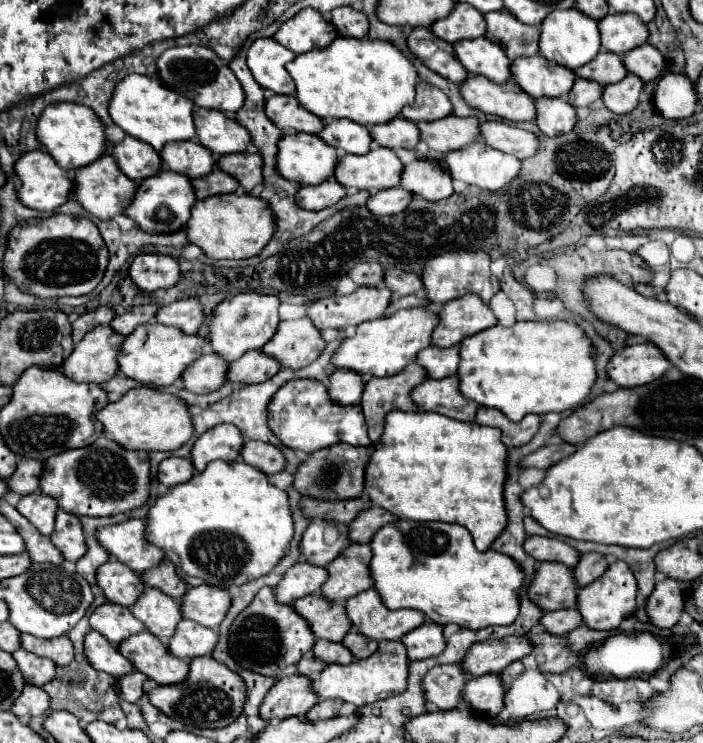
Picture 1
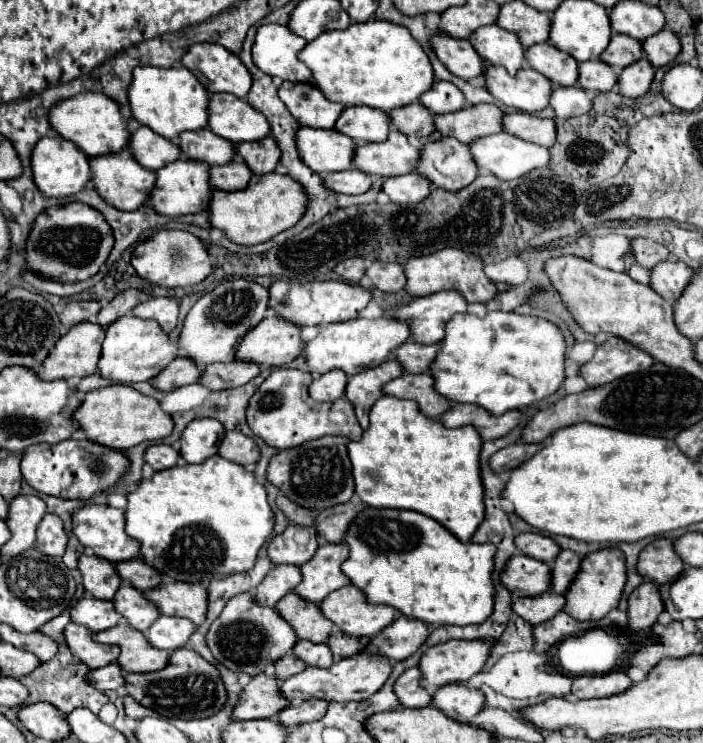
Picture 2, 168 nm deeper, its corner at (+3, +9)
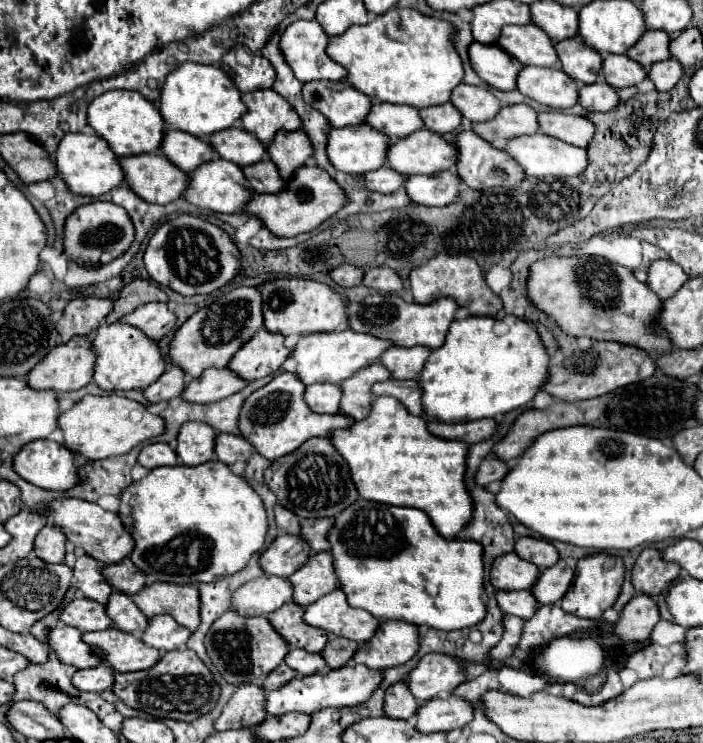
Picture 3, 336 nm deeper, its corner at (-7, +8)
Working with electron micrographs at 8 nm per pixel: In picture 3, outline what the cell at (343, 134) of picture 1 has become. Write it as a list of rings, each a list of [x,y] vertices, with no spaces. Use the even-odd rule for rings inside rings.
[[[375,104],[367,116],[367,124],[385,132],[389,138],[405,138],[423,128],[419,110],[399,104]]]

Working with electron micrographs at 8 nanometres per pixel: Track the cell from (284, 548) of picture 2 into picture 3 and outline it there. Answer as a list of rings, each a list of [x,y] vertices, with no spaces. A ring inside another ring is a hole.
[[[281,534],[273,540],[269,550],[261,552],[259,564],[265,574],[275,574],[287,578],[307,562],[311,556],[309,544],[299,536]]]

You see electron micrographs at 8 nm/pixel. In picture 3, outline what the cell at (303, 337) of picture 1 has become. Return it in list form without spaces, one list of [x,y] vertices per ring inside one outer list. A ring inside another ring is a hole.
[[[259,330],[239,352],[235,352],[235,360],[231,360],[227,368],[247,382],[265,378],[277,372],[291,352],[283,346],[283,340],[281,334]]]

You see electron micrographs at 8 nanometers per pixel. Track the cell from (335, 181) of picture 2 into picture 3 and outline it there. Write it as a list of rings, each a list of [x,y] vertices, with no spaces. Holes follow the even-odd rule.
[[[381,166],[379,170],[367,172],[363,176],[363,182],[367,188],[371,188],[375,192],[383,192],[383,194],[393,194],[405,184],[403,176],[397,170],[393,170],[391,166]]]

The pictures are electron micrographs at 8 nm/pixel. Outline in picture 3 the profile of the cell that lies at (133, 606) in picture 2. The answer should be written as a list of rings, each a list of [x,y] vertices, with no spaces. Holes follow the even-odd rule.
[[[113,590],[109,596],[109,602],[105,604],[107,616],[113,620],[113,628],[129,632],[129,634],[139,634],[147,626],[147,616],[135,606],[135,602],[123,594]]]

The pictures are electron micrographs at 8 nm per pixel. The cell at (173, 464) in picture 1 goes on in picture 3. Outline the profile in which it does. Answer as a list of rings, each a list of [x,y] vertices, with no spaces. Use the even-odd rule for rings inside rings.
[[[155,442],[143,446],[143,450],[137,456],[137,464],[145,468],[157,468],[157,466],[175,466],[177,464],[177,454],[169,444]]]

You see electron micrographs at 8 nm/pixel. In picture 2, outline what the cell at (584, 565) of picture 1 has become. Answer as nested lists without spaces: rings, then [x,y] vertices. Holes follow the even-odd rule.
[[[561,551],[553,563],[553,591],[555,593],[565,593],[571,581],[575,579],[579,567],[581,567],[581,555],[573,551]]]

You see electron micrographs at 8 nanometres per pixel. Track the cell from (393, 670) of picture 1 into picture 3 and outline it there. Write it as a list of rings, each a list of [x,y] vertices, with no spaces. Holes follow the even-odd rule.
[[[357,664],[355,668],[339,668],[339,670],[329,670],[325,676],[321,674],[311,674],[303,678],[293,678],[281,688],[273,690],[265,698],[265,712],[269,716],[283,716],[289,712],[301,712],[301,714],[315,714],[323,708],[345,708],[345,706],[359,706],[363,704],[375,688],[379,688],[383,676],[381,672],[369,670],[363,664]]]

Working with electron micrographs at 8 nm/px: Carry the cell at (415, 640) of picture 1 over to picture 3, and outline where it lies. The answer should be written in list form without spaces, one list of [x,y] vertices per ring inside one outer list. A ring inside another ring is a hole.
[[[385,620],[375,634],[359,644],[353,660],[371,670],[385,670],[409,662],[419,650],[419,632],[413,624]]]

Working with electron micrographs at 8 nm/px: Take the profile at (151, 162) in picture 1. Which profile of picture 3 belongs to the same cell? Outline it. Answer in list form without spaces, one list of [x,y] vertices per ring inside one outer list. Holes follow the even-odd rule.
[[[179,130],[165,132],[161,152],[185,172],[193,172],[199,164],[215,158],[215,150],[209,146],[209,142],[203,142],[201,138]]]

